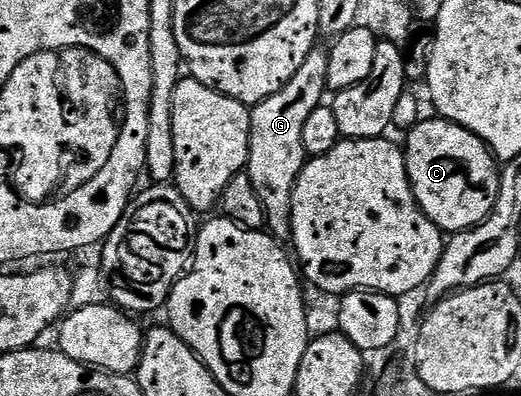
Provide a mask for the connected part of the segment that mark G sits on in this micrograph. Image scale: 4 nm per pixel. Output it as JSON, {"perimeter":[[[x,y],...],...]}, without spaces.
{"perimeter":[[[314,46],[293,77],[278,92],[271,94],[271,98],[252,105],[249,113],[251,138],[247,175],[255,186],[255,194],[259,194],[259,202],[263,202],[268,231],[281,242],[288,241],[293,234],[293,191],[307,159],[303,126],[311,110],[322,107],[324,100],[321,99],[327,96],[328,66],[328,51]]]}

